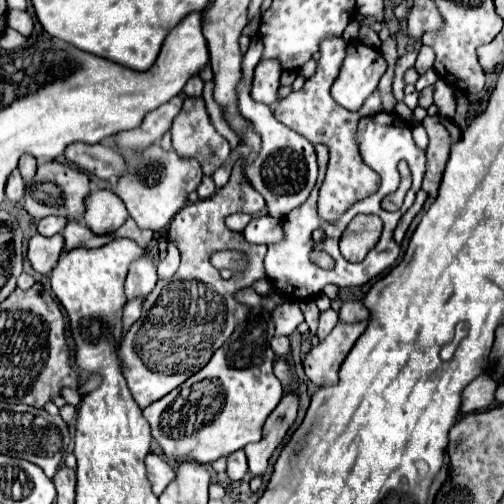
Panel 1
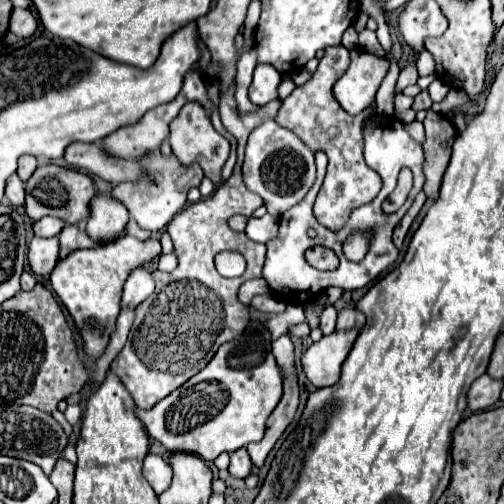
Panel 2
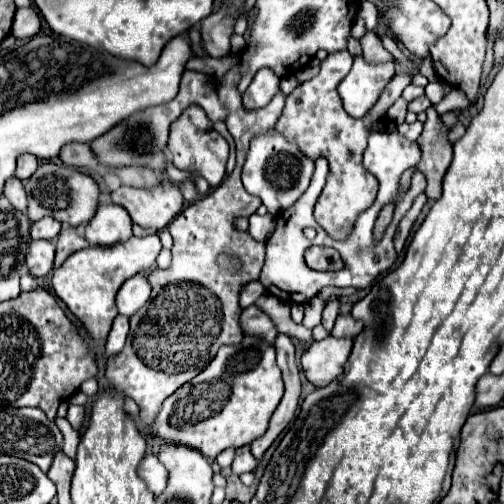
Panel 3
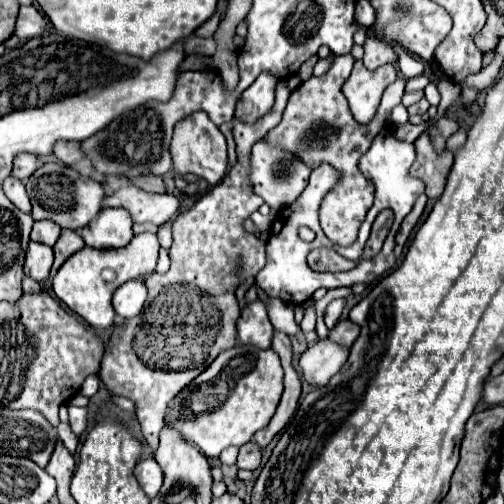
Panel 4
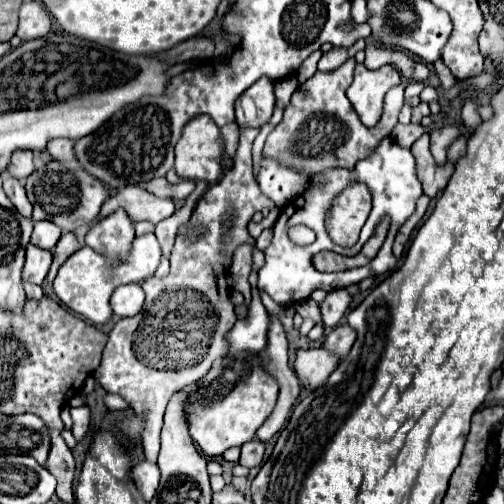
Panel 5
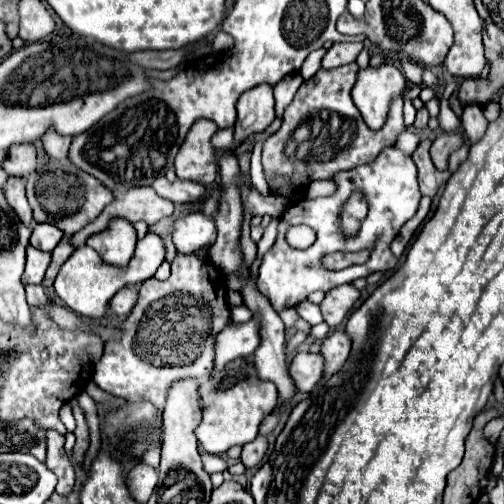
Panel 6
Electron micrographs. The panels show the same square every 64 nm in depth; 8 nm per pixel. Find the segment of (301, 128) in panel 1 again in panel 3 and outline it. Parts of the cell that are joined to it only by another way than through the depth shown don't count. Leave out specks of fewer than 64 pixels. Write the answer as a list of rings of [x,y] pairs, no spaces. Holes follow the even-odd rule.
[[[342,50],[332,52],[328,58],[320,64],[320,74],[308,82],[302,82],[288,98],[286,106],[282,110],[282,116],[276,124],[276,132],[280,132],[286,140],[292,140],[310,160],[326,158],[330,164],[330,178],[324,188],[324,192],[318,198],[318,204],[314,208],[314,216],[318,224],[332,236],[334,240],[348,238],[348,232],[352,232],[352,224],[356,222],[356,216],[364,212],[364,208],[370,208],[376,192],[378,192],[378,180],[364,172],[362,166],[362,154],[368,144],[368,132],[380,120],[386,116],[388,108],[400,98],[402,90],[410,84],[412,74],[396,74],[388,84],[388,98],[384,98],[384,108],[372,108],[368,116],[356,120],[344,112],[340,94],[336,92],[340,80],[350,72],[354,58]]]

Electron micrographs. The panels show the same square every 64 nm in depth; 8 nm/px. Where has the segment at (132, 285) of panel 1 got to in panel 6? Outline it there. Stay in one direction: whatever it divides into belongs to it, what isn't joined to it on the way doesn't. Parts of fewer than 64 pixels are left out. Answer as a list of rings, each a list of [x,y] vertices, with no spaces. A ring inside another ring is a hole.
[[[124,286],[122,290],[118,290],[114,294],[114,298],[110,300],[110,310],[118,316],[118,318],[124,318],[132,312],[134,304],[138,300],[138,290],[134,286]]]

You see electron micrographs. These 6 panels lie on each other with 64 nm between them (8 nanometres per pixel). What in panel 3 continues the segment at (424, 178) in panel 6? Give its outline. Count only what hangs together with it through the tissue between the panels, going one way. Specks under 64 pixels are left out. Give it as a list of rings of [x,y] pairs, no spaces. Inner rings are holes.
[[[430,106],[426,114],[428,114],[428,120],[424,124],[420,138],[416,140],[422,150],[422,160],[420,164],[416,164],[416,170],[422,172],[424,178],[428,180],[426,196],[432,200],[438,200],[442,196],[444,174],[452,162],[452,144],[448,142],[448,136],[442,130],[440,116],[434,110],[434,106]]]

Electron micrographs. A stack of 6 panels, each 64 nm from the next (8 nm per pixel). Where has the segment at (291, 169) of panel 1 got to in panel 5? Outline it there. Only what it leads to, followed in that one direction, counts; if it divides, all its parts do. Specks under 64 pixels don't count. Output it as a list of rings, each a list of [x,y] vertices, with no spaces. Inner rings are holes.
[[[262,158],[258,186],[278,206],[284,206],[284,204],[290,204],[294,198],[298,198],[306,190],[308,178],[290,168],[280,166],[274,160]]]

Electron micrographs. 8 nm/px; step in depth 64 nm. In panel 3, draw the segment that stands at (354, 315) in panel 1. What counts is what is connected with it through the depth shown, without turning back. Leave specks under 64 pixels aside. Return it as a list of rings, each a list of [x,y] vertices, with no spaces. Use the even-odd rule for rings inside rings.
[[[348,314],[348,316],[338,316],[338,320],[336,320],[336,324],[334,324],[330,334],[336,336],[336,338],[340,338],[340,336],[356,338],[360,330],[362,330],[362,322],[360,320],[352,320],[352,316]]]

